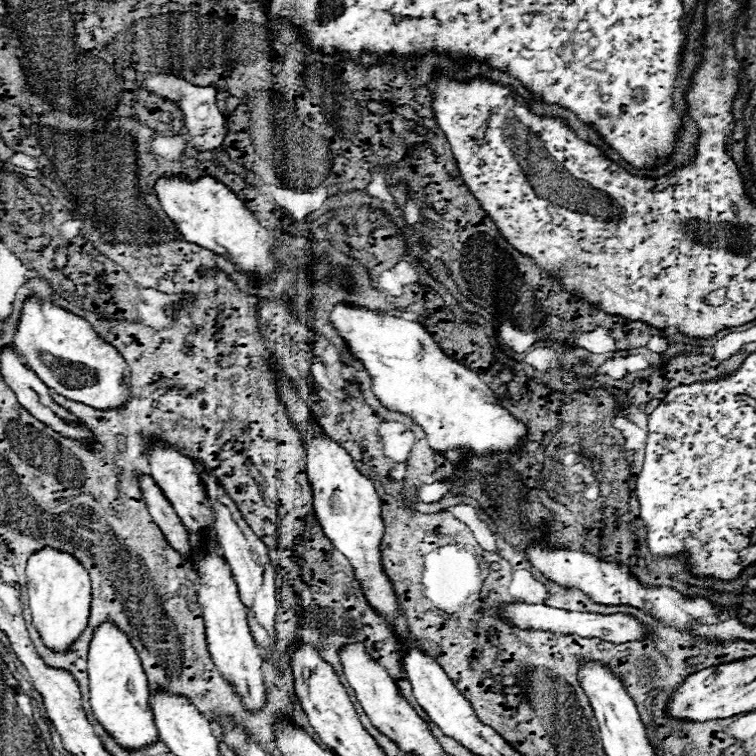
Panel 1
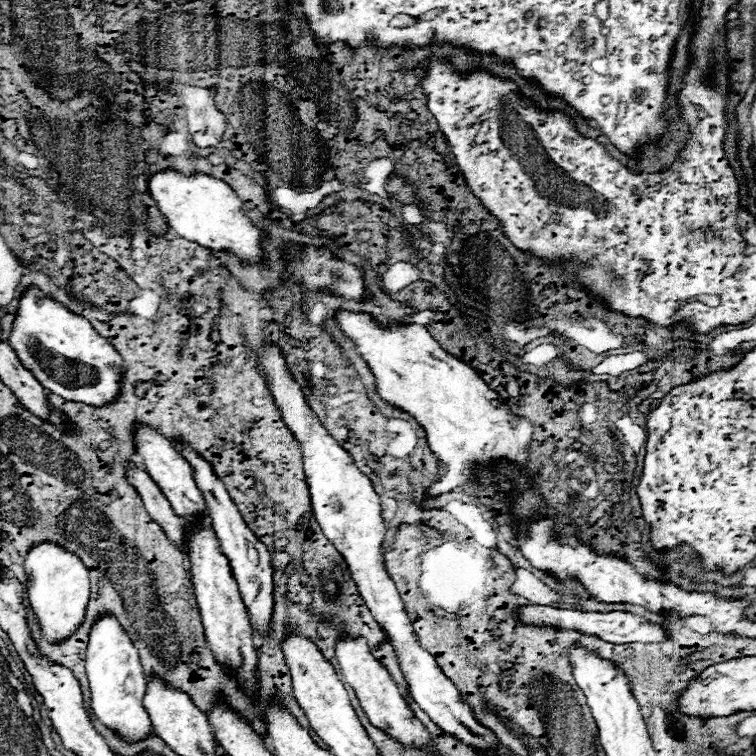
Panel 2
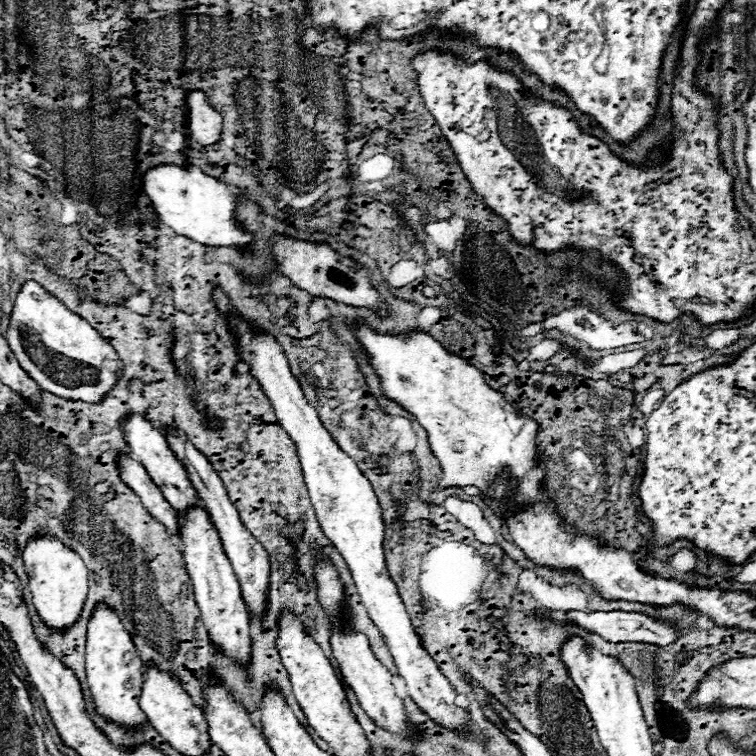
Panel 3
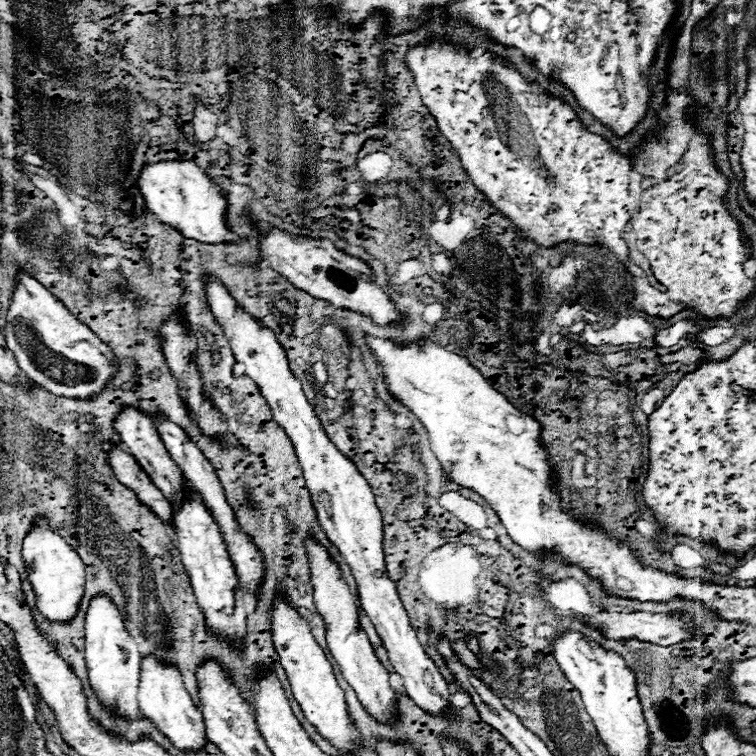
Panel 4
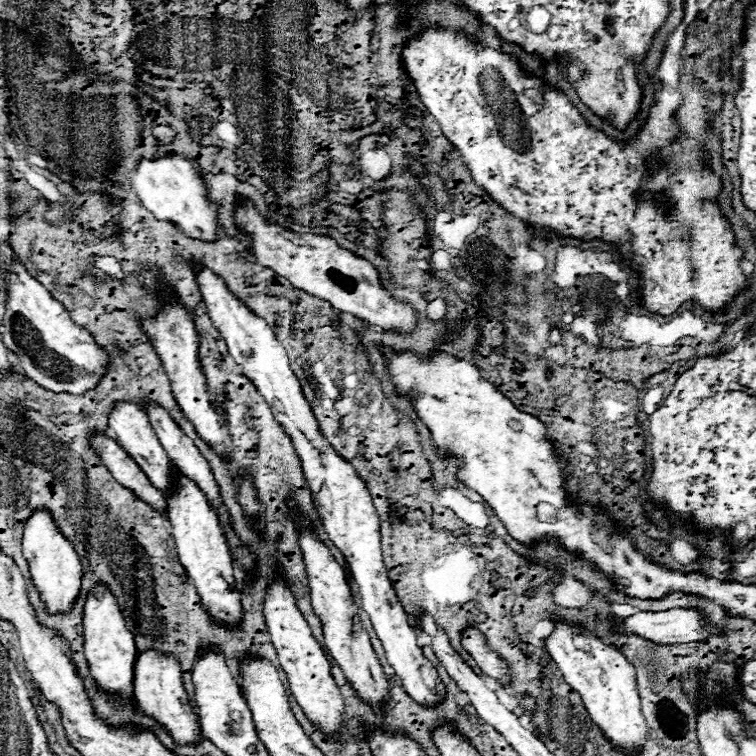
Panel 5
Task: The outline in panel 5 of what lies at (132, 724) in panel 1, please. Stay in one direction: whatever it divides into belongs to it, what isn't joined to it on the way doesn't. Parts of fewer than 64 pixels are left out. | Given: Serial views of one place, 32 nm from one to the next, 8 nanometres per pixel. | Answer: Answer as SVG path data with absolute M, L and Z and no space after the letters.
M96 584L84 602L84 654L90 666L90 676L98 680L104 690L124 692L126 696L134 696L132 676L134 676L134 660L136 660L136 644L132 634L126 628L122 618L122 610L116 602L116 596L102 584Z

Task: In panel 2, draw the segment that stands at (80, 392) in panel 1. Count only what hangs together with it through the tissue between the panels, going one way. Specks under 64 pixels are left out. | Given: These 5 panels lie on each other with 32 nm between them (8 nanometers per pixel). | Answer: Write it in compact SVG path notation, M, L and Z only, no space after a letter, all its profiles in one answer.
M30 286L18 300L8 344L20 364L52 394L66 400L102 406L114 398L124 372L124 360L88 320L72 314L60 302L46 298L38 286Z

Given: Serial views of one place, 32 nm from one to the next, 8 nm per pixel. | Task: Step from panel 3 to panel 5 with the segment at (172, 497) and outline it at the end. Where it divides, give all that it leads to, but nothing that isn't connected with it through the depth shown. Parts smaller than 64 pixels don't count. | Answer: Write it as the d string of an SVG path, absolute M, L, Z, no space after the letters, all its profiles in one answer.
M114 402L112 404L112 412L108 416L108 430L110 434L118 440L118 444L126 450L126 454L140 466L140 470L146 474L146 478L160 488L162 492L170 486L170 458L164 452L164 448L160 446L148 416L142 412L142 408L134 402Z

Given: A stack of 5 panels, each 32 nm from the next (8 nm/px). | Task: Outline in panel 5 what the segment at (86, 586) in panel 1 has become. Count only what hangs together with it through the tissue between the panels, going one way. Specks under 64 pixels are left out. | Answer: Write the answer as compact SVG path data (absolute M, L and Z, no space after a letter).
M34 510L32 512L32 516L28 518L28 522L24 526L22 552L24 552L24 558L30 566L30 574L34 578L34 584L40 590L42 602L46 604L48 612L58 612L58 610L70 608L72 600L80 592L82 564L80 564L80 558L74 552L72 544L58 530L50 512L46 512L46 510Z

